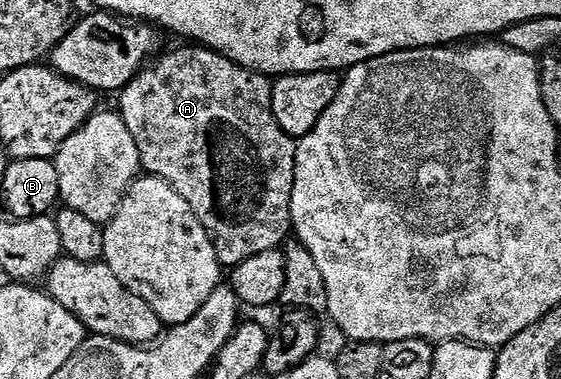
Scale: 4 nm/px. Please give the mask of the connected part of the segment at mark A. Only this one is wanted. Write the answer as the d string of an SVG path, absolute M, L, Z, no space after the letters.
M188 47L192 49L176 49L165 57L157 56L156 65L145 64L136 77L124 89L119 90L120 106L118 112L120 118L126 123L126 131L134 135L134 143L138 143L138 155L140 156L140 168L145 174L161 177L186 203L190 203L190 211L198 215L198 223L206 227L210 239L214 243L214 251L218 255L221 266L235 267L254 255L262 255L262 251L280 249L284 242L289 240L292 228L292 192L294 191L294 171L296 170L297 138L286 135L282 127L278 127L278 119L274 119L272 110L272 81L263 73L255 73L238 63L234 63L229 57L222 56L212 49L203 47Z

